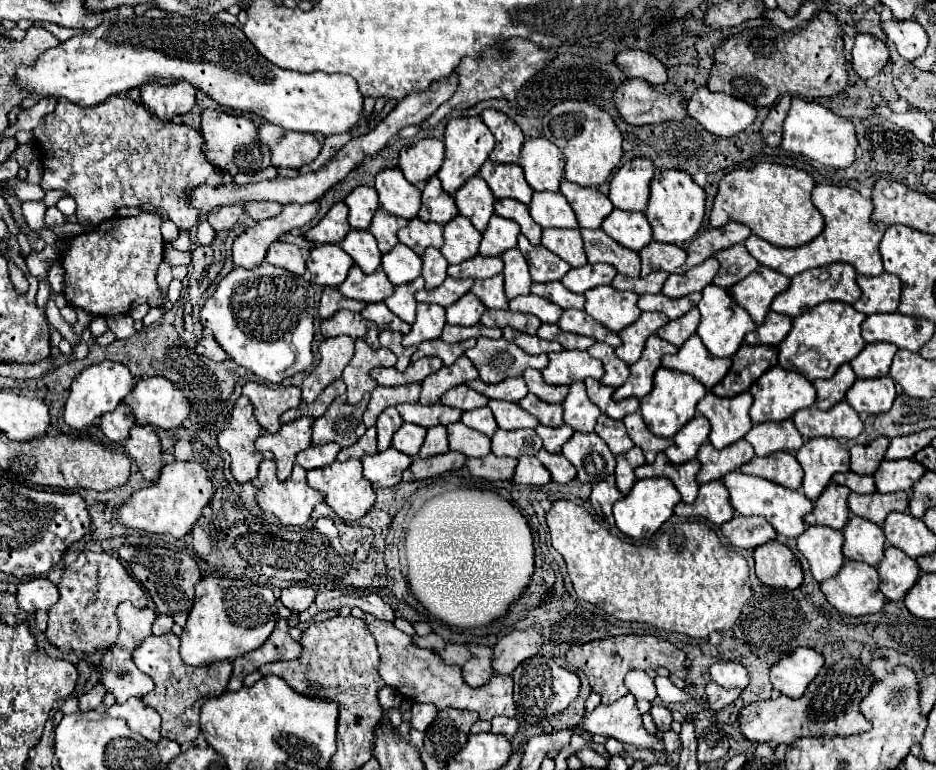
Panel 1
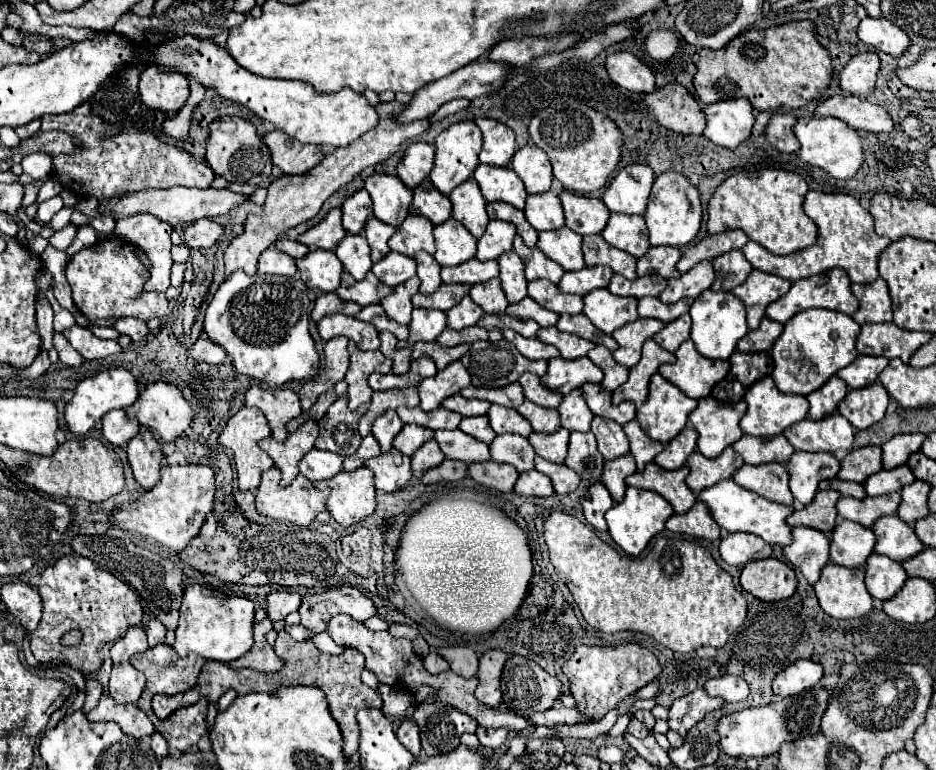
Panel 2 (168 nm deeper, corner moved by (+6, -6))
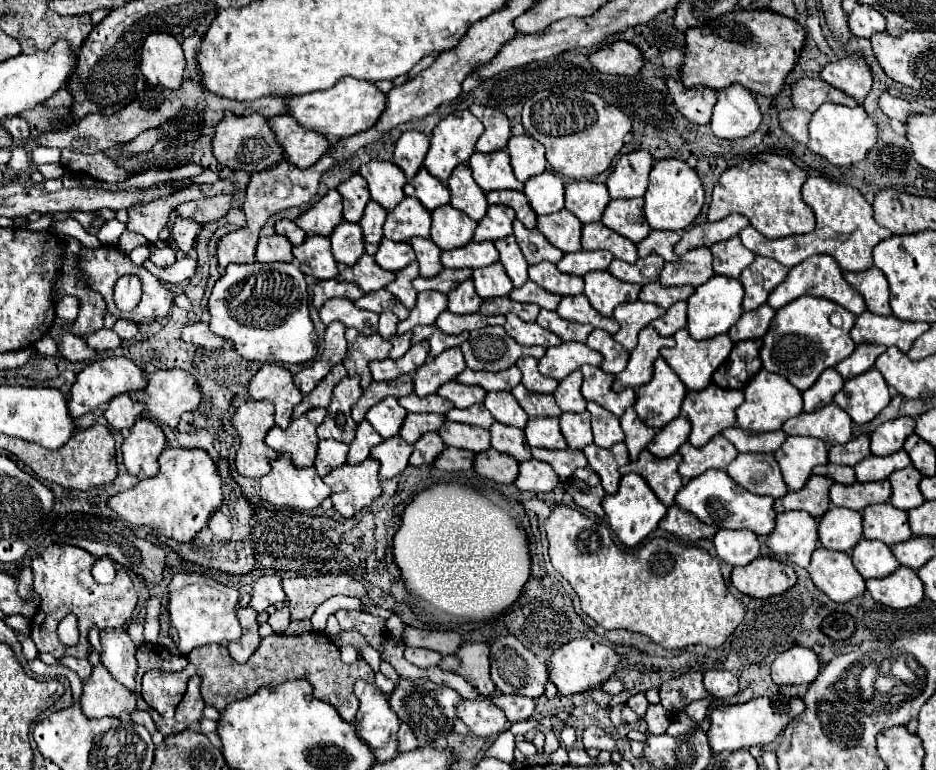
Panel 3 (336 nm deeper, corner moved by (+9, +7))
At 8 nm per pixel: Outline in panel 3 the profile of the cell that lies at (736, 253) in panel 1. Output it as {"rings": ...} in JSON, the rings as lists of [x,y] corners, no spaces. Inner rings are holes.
{"rings":[[[739,236],[713,244],[711,252],[713,252],[715,274],[723,274],[729,278],[739,278],[741,270],[755,260],[755,254],[741,244]]]}

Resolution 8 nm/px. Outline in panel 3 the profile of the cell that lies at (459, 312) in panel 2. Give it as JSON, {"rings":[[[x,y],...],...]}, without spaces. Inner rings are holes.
{"rings":[[[465,280],[455,290],[449,292],[449,310],[453,314],[473,314],[479,312],[483,298],[475,292],[473,280]]]}

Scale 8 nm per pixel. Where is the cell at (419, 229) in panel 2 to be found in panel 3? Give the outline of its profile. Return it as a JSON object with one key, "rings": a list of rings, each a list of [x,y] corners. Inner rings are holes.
{"rings":[[[403,198],[401,204],[387,214],[383,234],[395,242],[407,242],[413,236],[427,238],[429,226],[431,212],[427,212],[417,198]]]}

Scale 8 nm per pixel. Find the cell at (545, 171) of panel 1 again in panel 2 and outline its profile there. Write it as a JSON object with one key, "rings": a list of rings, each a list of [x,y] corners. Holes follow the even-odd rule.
{"rings":[[[526,145],[512,157],[512,169],[524,181],[528,193],[546,193],[552,183],[552,163],[540,147]]]}

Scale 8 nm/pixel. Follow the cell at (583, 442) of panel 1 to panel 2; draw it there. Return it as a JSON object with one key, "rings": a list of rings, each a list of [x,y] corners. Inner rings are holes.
{"rings":[[[572,433],[570,435],[568,457],[564,465],[576,471],[582,477],[582,481],[588,481],[588,483],[600,481],[604,457],[596,449],[594,433]]]}

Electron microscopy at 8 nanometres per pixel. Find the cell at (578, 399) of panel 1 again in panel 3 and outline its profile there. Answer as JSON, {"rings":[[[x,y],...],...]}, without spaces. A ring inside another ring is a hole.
{"rings":[[[579,370],[571,372],[565,380],[559,382],[553,396],[557,400],[557,406],[563,412],[581,412],[581,410],[585,410],[587,400],[581,394],[581,382],[583,382],[583,376],[581,376]]]}

